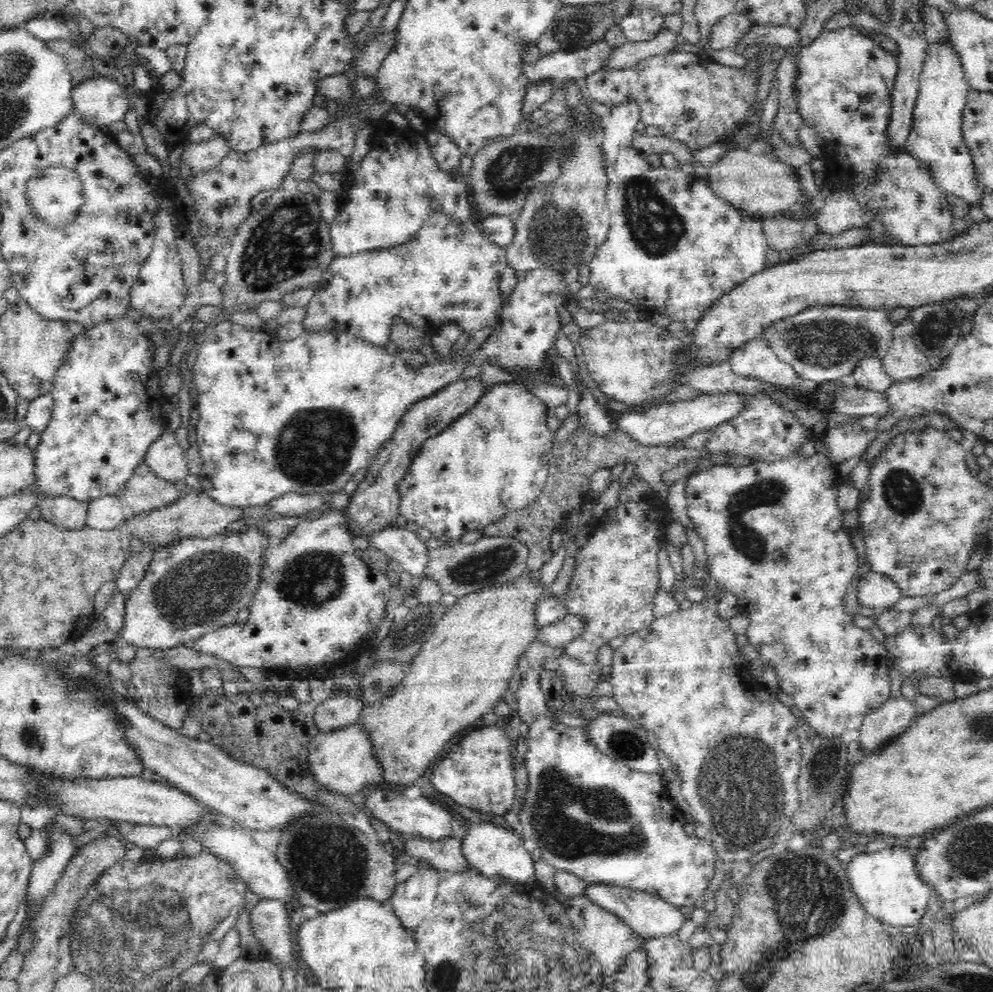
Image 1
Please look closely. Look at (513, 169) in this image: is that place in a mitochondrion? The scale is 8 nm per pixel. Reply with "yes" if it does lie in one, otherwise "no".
yes

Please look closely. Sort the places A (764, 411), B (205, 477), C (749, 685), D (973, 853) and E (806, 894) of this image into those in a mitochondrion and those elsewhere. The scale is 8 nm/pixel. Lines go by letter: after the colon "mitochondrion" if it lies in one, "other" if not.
A: other
B: other
C: other
D: mitochondrion
E: mitochondrion

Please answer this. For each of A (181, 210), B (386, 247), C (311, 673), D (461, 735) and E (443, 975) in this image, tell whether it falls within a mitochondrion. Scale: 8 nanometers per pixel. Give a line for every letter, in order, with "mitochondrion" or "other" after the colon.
A: other
B: other
C: other
D: other
E: mitochondrion

